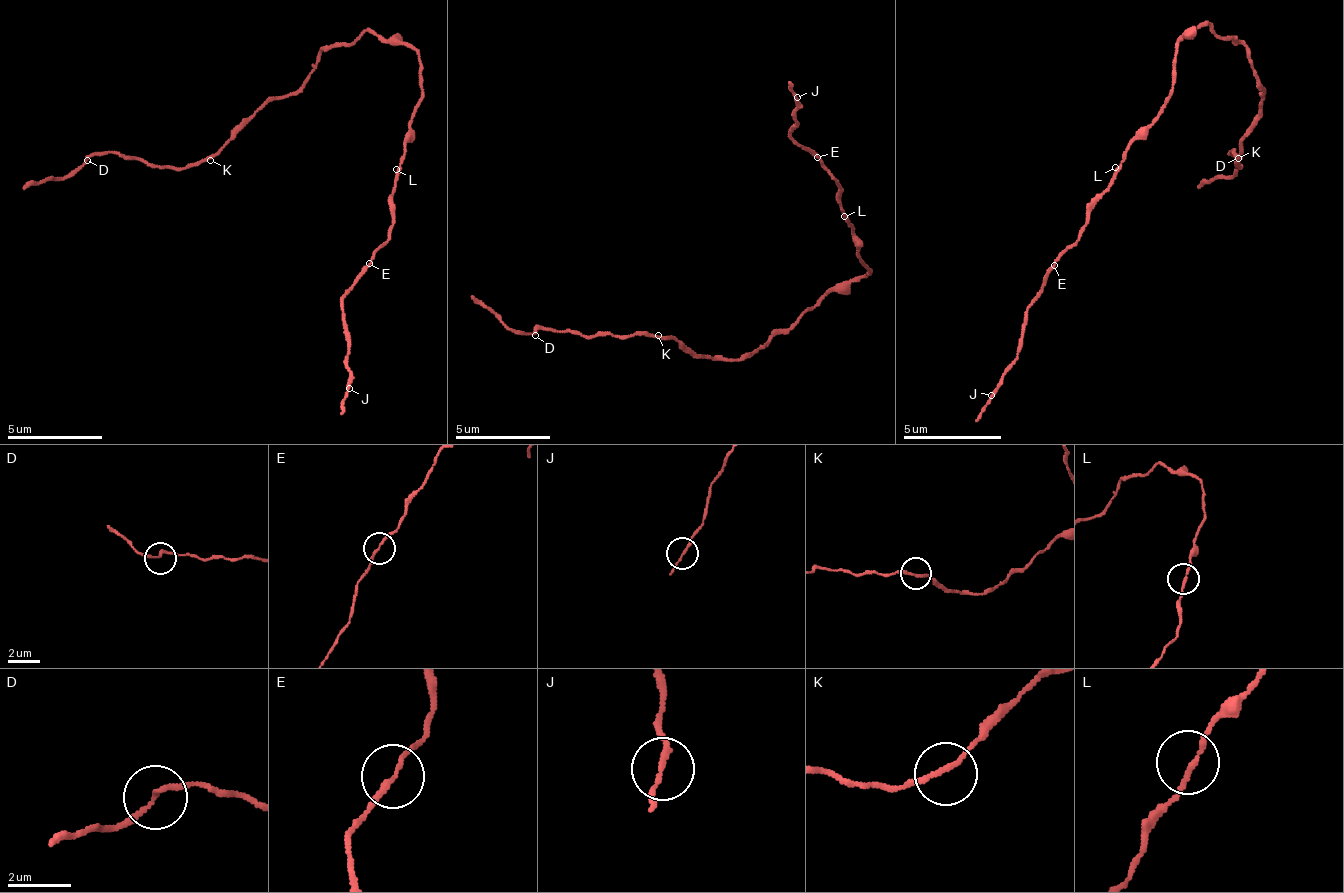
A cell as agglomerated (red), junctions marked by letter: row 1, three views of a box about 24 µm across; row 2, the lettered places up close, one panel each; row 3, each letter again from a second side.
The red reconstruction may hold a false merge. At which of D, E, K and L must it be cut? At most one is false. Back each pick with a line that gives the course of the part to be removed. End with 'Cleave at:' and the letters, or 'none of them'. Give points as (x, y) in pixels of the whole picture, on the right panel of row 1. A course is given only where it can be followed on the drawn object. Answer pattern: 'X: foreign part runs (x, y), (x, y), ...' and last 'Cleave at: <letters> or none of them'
Cleave at: none of them

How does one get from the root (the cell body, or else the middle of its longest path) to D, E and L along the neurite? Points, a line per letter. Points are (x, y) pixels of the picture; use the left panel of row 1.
D: (391, 41), (363, 31), (329, 46), (291, 93), (182, 169), (110, 150), (87, 160)
E: (391, 41), (401, 41), (420, 60), (420, 103), (391, 193), (391, 236), (368, 265)
L: (391, 41), (401, 41), (420, 60), (420, 103), (410, 122), (406, 160), (396, 169)

